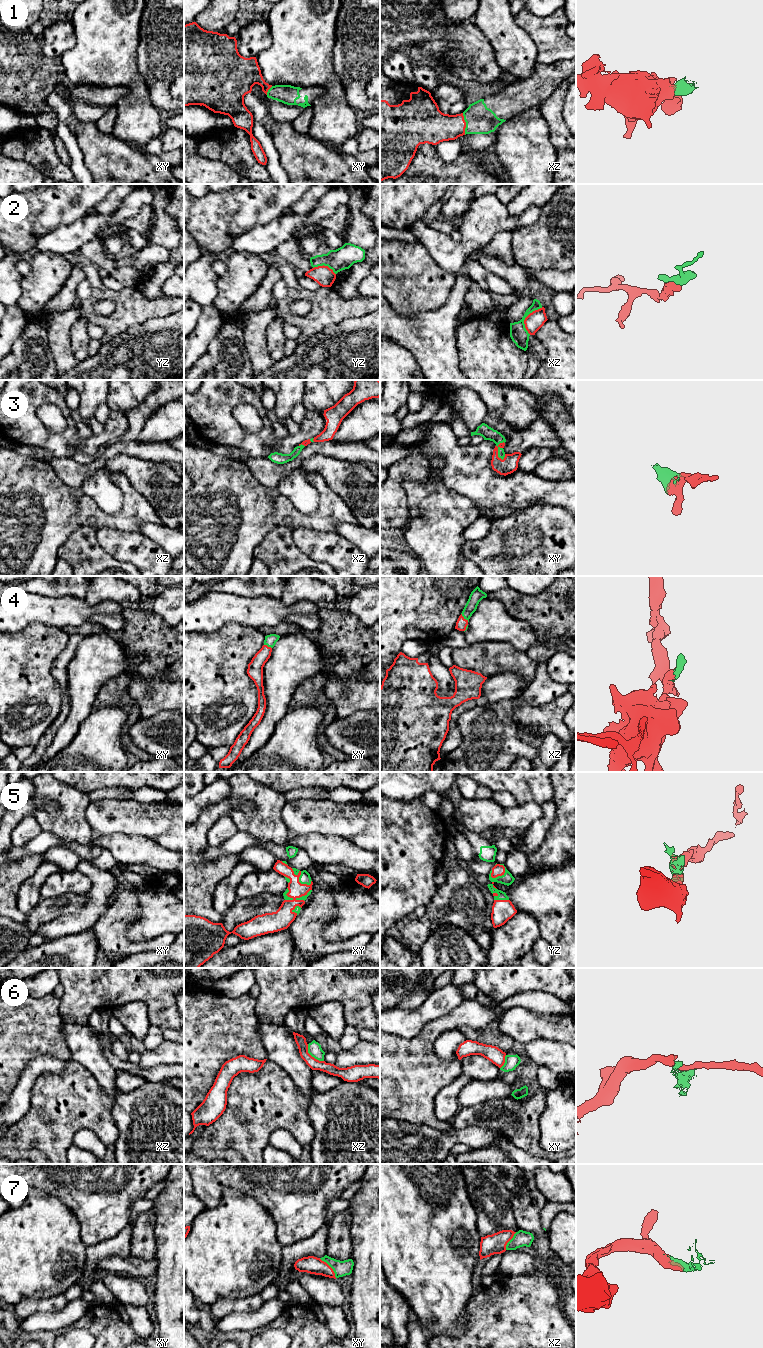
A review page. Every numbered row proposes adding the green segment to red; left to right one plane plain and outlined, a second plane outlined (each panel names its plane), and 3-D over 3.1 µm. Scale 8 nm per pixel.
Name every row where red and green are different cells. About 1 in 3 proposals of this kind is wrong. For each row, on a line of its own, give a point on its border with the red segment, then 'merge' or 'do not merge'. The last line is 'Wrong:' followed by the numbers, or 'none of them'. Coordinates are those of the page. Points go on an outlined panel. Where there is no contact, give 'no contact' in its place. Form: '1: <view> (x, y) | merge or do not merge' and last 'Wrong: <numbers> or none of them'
1: xz (465, 124) | merge
2: xz (525, 318) | do not merge
3: xy (497, 450) | merge
4: xz (463, 617) | merge
5: xy (298, 879) | merge
6: xz (311, 1056) | do not merge
7: xy (330, 1267) | merge
Wrong: 2, 6

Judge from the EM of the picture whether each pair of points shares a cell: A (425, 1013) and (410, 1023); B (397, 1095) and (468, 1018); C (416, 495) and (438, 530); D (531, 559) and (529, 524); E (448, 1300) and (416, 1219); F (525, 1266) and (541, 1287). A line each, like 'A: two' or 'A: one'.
A: one
B: one
C: one
D: one
E: one
F: two

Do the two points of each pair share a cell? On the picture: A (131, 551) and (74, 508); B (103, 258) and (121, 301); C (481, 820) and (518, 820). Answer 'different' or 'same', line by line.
A: different
B: different
C: same

